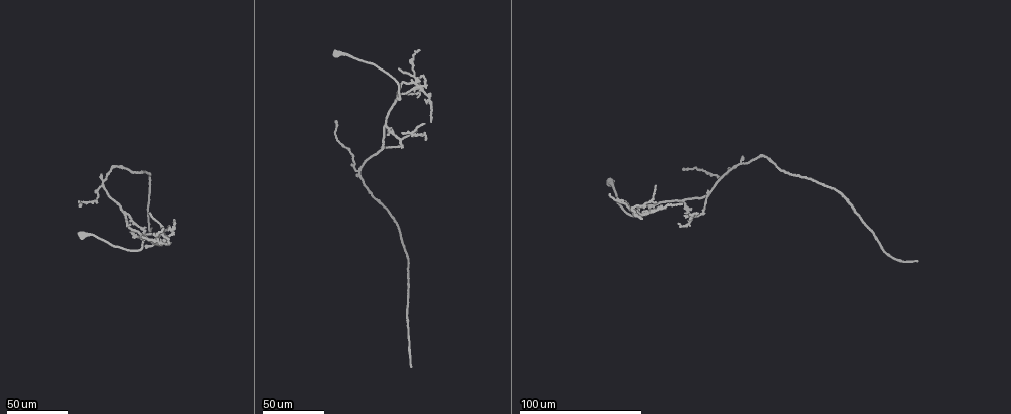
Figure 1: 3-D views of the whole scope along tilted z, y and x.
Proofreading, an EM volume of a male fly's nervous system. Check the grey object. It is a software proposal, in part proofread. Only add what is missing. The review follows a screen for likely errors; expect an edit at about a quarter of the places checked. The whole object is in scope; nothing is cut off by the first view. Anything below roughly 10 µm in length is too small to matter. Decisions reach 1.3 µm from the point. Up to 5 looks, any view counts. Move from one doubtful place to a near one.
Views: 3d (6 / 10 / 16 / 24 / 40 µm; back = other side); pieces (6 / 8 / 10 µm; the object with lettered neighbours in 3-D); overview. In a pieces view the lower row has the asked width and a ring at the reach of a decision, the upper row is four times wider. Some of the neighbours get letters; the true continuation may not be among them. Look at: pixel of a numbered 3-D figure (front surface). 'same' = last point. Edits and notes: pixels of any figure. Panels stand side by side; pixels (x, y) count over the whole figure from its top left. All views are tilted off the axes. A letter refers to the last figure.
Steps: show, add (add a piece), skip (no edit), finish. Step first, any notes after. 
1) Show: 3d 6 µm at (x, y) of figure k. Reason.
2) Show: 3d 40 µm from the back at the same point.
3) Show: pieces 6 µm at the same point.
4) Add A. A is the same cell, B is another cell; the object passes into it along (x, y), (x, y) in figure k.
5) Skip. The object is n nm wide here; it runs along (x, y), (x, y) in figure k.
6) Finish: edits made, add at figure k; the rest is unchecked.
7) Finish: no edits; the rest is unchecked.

Show: 3d 40 µm at (682, 204) of figure 1. An open end.

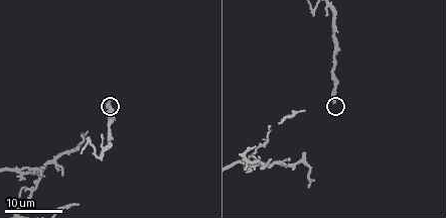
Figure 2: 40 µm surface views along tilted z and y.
Show: pieces 6 µm at (332, 100) of figure 2.

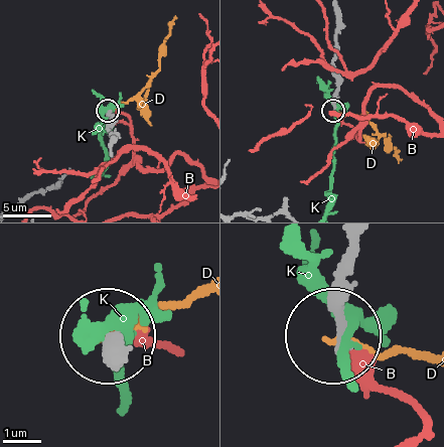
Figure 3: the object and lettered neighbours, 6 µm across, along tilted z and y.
Skip. B, D and K are other cells; it runs along (349, 243), (339, 331) in figure 3; none of them fits.

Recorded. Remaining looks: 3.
Show: 3d 40 µm at (402, 147) of figure 1. Free end.

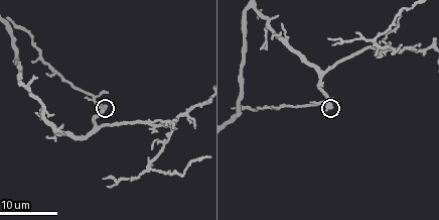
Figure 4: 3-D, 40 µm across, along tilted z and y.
Show: pieces 6 µm at (105, 104) of figure 4.

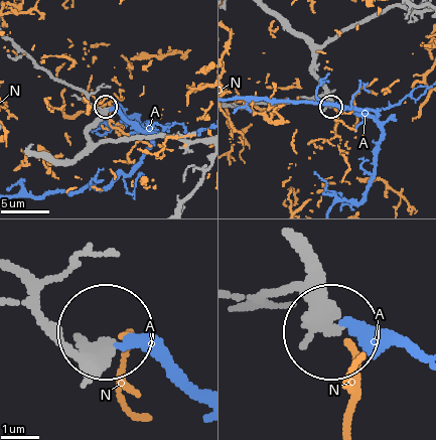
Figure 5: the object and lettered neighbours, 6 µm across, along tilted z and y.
Add A. A is the same cell, N is another cell; the object passes into it along (300, 258), (332, 321), (410, 340) in figure 5; the neuron continues.

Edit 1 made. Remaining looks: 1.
Finish: edits made, add at figure 5; the rest is unchecked.

